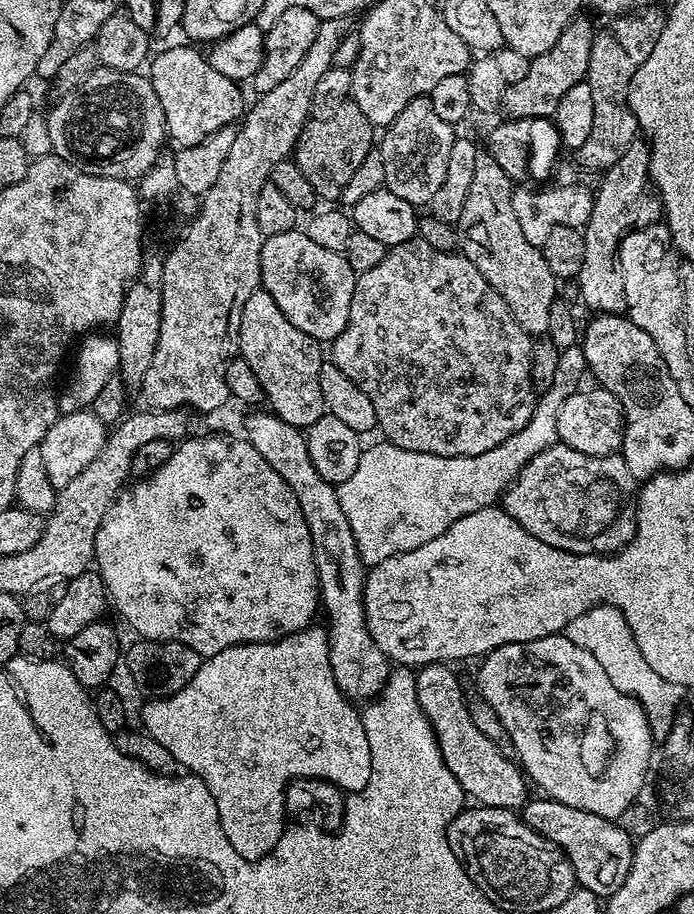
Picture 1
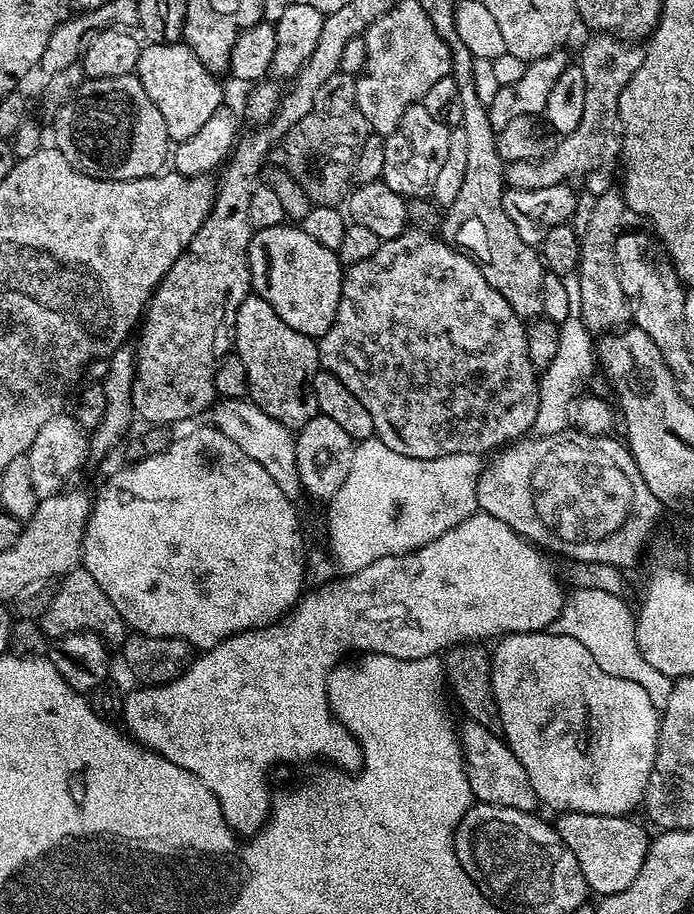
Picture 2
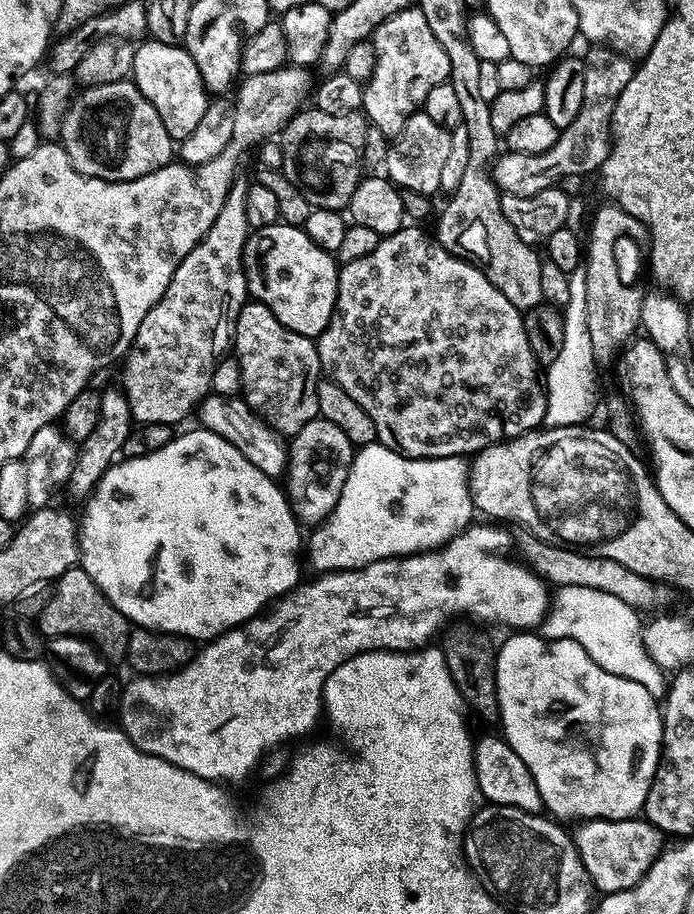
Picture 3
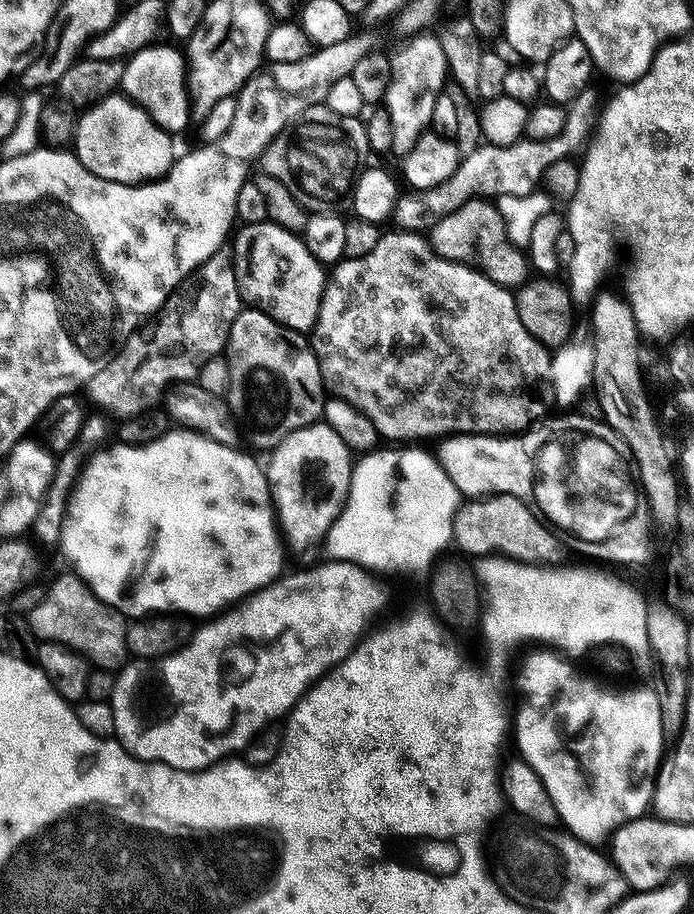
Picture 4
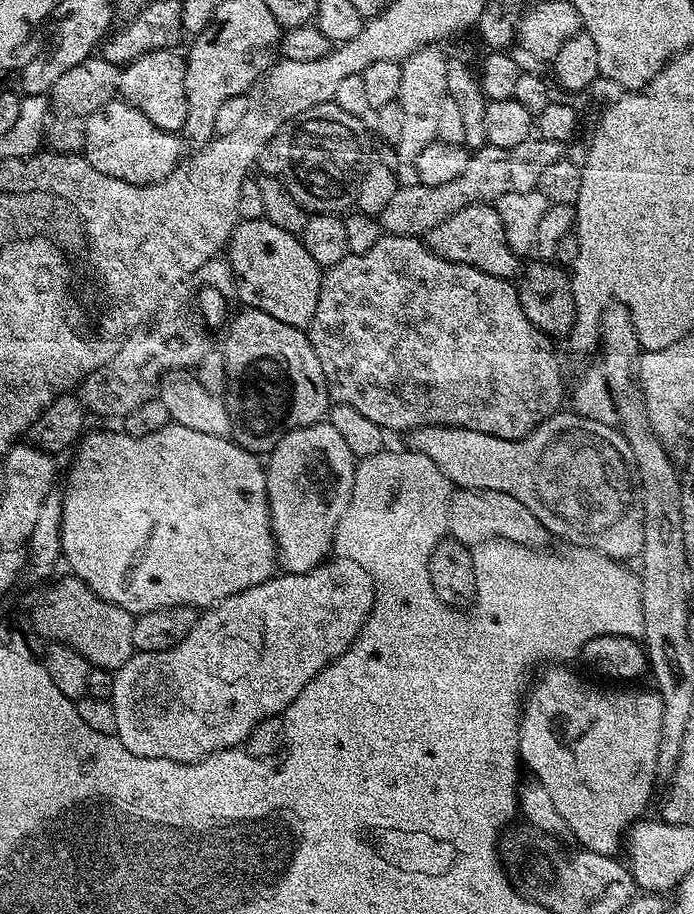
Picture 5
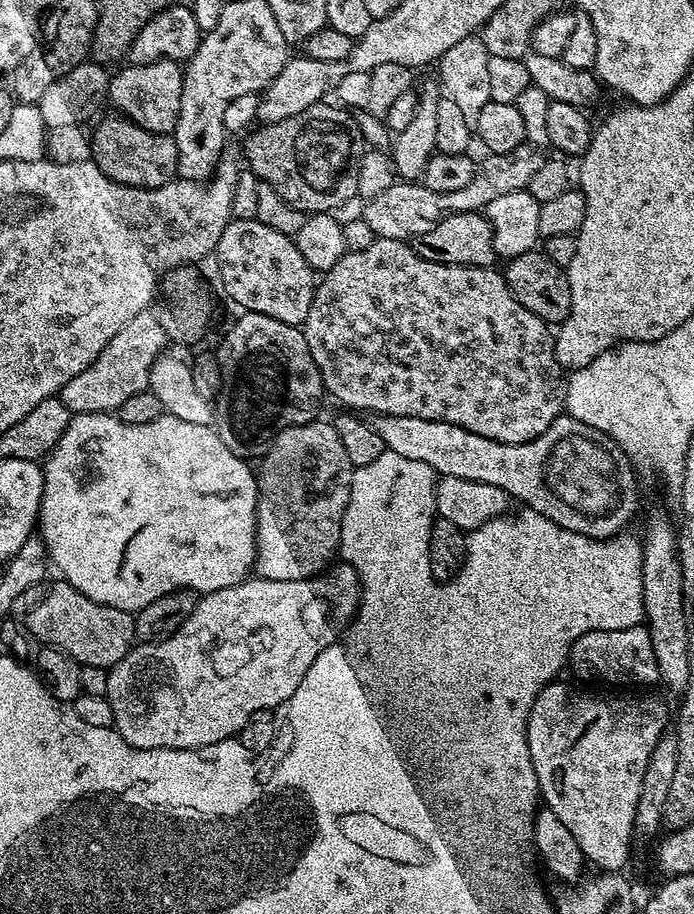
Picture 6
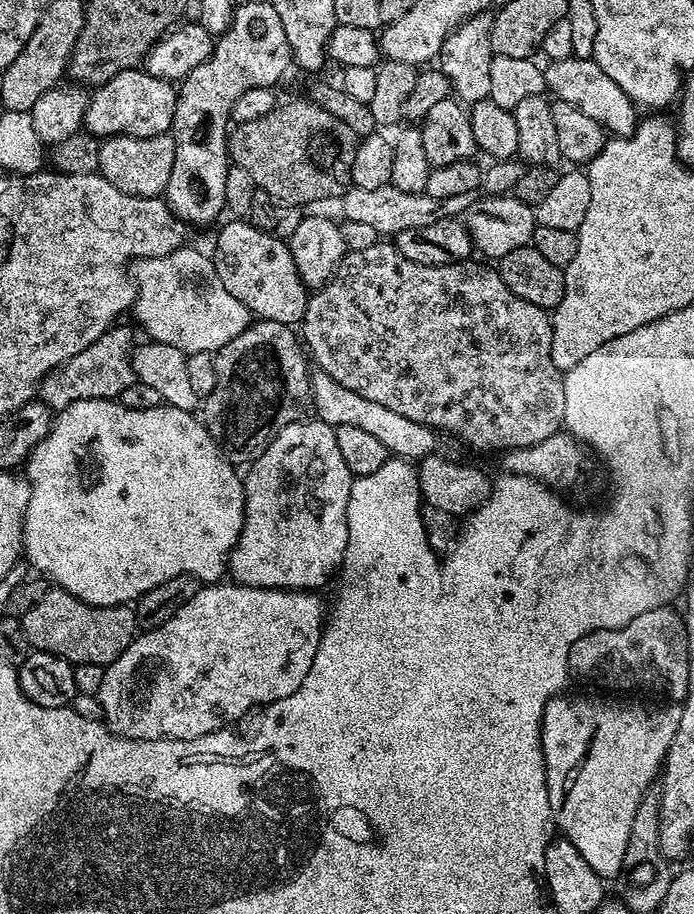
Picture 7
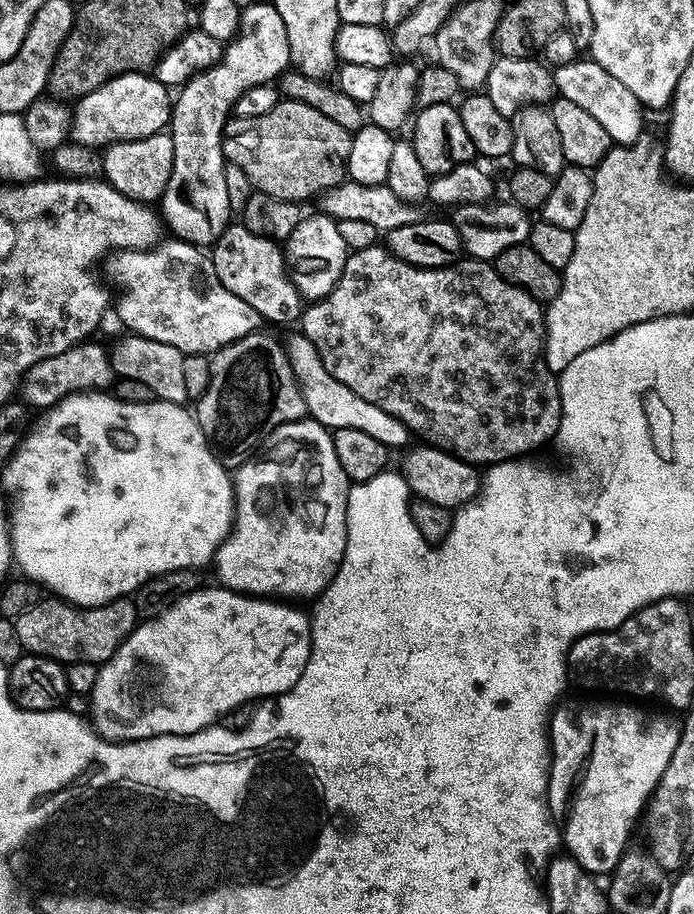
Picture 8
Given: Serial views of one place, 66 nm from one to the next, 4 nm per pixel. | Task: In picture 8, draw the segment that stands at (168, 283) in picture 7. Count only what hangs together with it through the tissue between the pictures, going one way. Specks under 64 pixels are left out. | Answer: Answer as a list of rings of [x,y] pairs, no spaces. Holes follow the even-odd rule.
[[[172,238],[169,241],[169,244],[160,242],[150,248],[116,250],[103,261],[109,282],[120,291],[120,297],[114,300],[114,312],[116,308],[129,333],[145,336],[154,342],[166,342],[166,346],[174,346],[190,356],[202,356],[246,338],[251,332],[261,331],[258,310],[242,302],[238,294],[230,294],[230,290],[218,282],[211,255],[205,254],[194,244],[185,244],[183,240]]]

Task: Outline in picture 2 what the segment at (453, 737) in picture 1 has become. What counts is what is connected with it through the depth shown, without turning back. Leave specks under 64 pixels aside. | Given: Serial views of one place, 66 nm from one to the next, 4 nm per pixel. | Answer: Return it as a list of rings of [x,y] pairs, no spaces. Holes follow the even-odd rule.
[[[465,719],[463,723],[464,728],[462,724],[459,729],[460,742],[473,797],[485,804],[497,804],[503,808],[535,813],[538,808],[536,791],[534,786],[530,786],[530,778],[512,749],[497,733],[478,726],[478,722]]]

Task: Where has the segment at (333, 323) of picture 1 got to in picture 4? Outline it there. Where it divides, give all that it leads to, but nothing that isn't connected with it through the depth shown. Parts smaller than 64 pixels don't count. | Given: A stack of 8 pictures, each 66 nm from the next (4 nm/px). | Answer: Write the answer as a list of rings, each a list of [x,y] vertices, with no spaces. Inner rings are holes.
[[[245,224],[239,229],[236,242],[230,246],[232,264],[236,267],[236,277],[240,287],[240,298],[245,305],[257,308],[274,318],[282,326],[295,332],[311,333],[316,325],[318,312],[324,298],[326,285],[326,268],[314,254],[304,245],[303,239],[297,233],[273,224]]]

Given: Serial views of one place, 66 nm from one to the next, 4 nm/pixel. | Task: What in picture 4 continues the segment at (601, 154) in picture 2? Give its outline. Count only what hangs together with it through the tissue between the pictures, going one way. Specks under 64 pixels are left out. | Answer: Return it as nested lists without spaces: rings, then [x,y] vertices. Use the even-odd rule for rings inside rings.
[[[565,119],[564,129],[549,140],[521,138],[511,146],[494,146],[484,142],[473,153],[461,159],[458,170],[433,188],[408,190],[397,199],[394,213],[395,227],[405,232],[427,233],[436,223],[458,210],[468,200],[495,198],[506,194],[525,196],[541,187],[544,175],[554,162],[575,157],[580,147],[589,143],[594,132],[594,124],[588,120]]]

